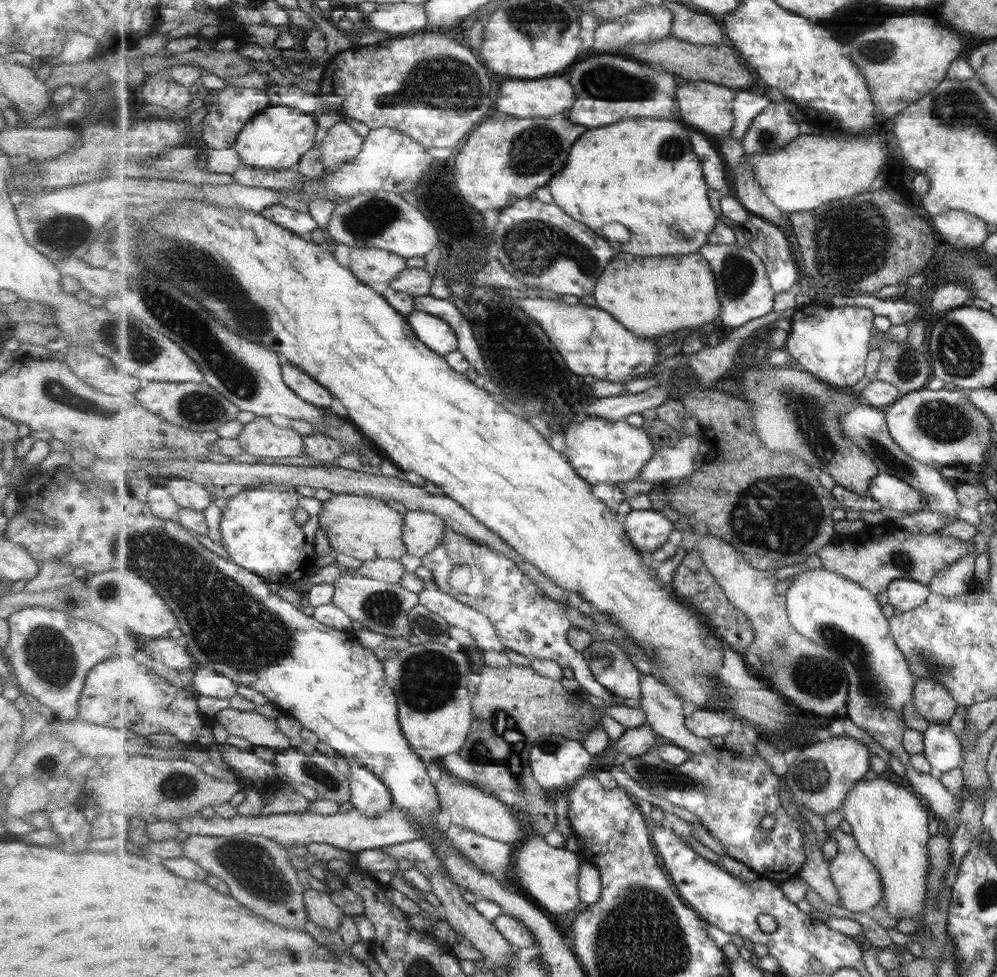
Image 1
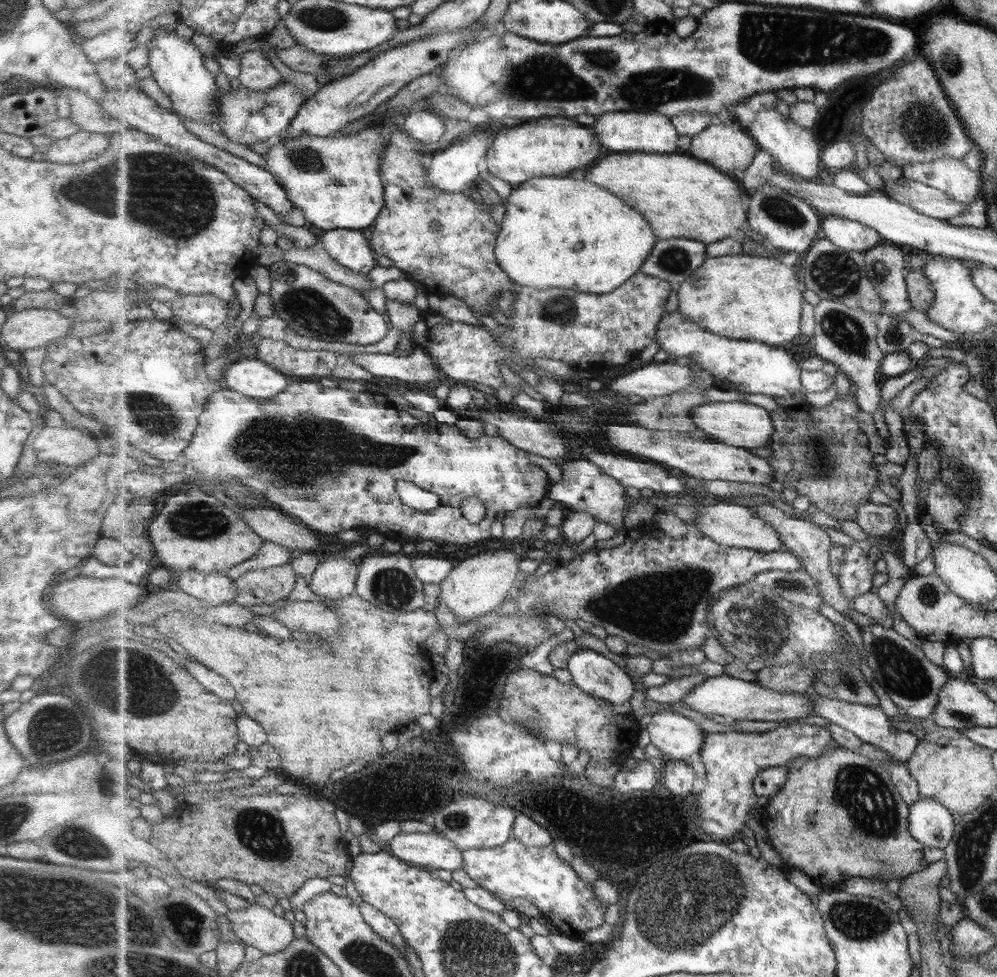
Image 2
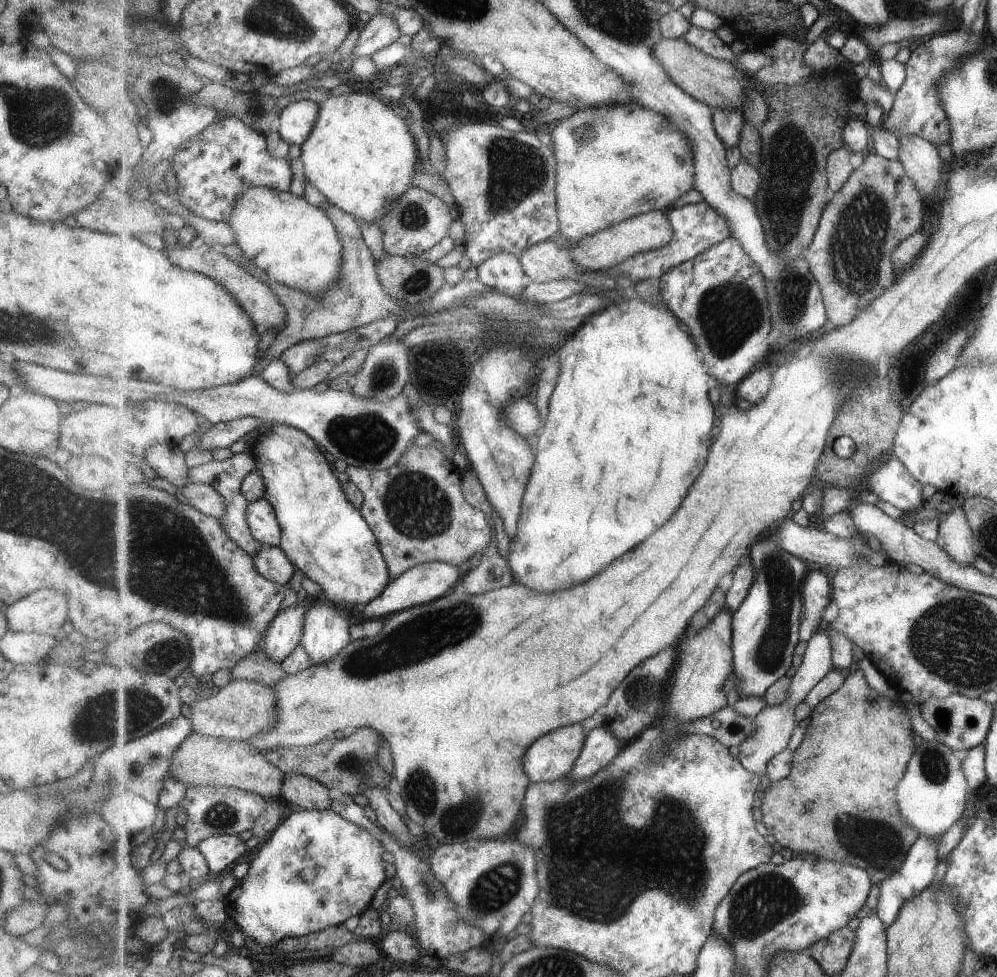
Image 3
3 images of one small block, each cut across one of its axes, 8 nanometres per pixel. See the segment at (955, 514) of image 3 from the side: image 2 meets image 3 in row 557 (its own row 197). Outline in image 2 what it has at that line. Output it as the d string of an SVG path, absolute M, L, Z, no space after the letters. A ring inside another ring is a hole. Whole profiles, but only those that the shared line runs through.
M939 158L935 162L921 162L902 169L907 179L921 181L929 186L939 188L963 202L965 206L973 204L977 194L981 192L981 174L979 170L971 170L962 160L957 158Z

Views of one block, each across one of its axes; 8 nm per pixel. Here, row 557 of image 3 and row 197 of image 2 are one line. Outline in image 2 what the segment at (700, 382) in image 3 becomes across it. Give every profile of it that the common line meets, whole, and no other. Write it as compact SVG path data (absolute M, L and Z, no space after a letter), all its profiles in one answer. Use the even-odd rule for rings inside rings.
M535 177L512 189L505 205L507 212L495 244L499 265L518 285L537 290L559 286L591 294L609 294L642 270L657 244L653 228L641 212L586 178Z

